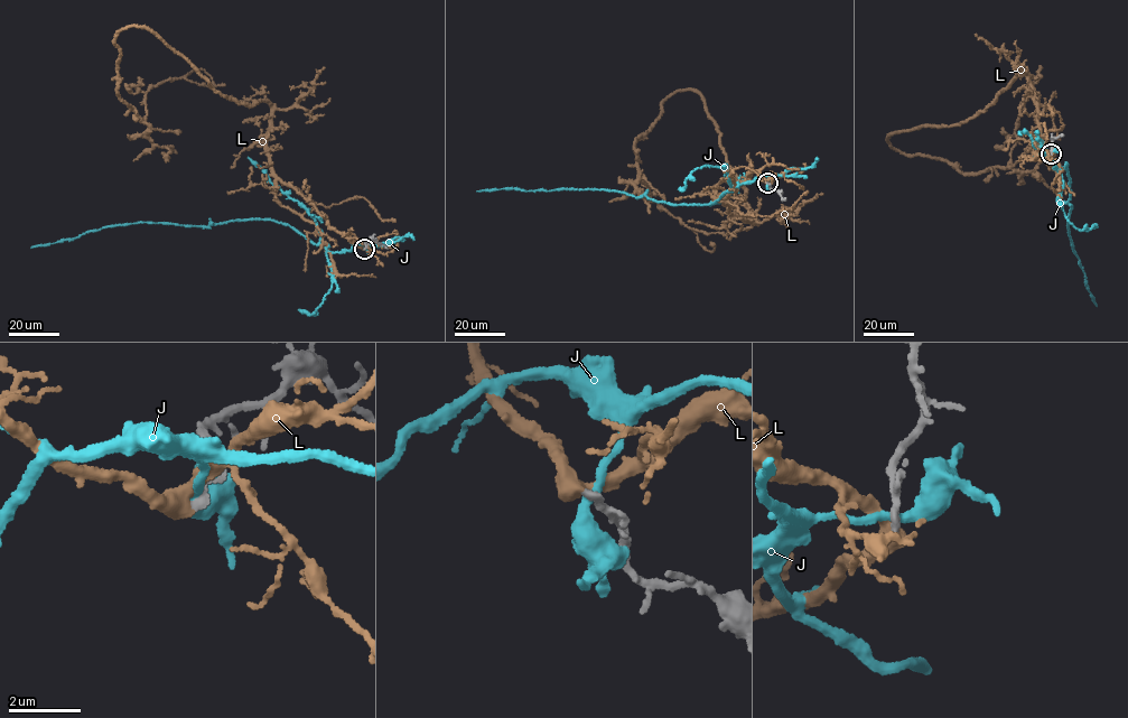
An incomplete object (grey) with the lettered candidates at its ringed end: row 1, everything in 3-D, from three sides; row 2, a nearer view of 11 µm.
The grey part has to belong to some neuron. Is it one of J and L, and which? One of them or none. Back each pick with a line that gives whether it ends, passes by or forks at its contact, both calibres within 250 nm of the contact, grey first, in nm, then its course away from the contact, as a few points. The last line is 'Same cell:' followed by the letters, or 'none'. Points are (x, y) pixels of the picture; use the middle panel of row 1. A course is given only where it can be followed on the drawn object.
L: it passes by | 160/400 nm | via (767, 182), (736, 185), (735, 216), (753, 222), (702, 95), (661, 103), (639, 174), (712, 244)
Same cell: L

